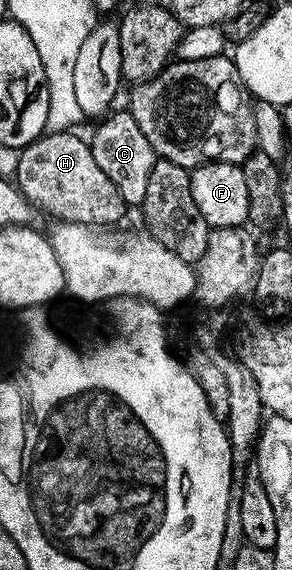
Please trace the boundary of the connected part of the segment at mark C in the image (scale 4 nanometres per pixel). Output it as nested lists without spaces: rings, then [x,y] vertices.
[[[130,110],[114,111],[100,122],[104,123],[96,129],[95,136],[90,136],[93,161],[97,161],[101,173],[105,173],[105,177],[117,185],[117,193],[121,193],[124,204],[142,205],[145,201],[145,188],[149,186],[149,173],[153,173],[157,156],[145,133],[137,129],[137,121],[133,121]]]

